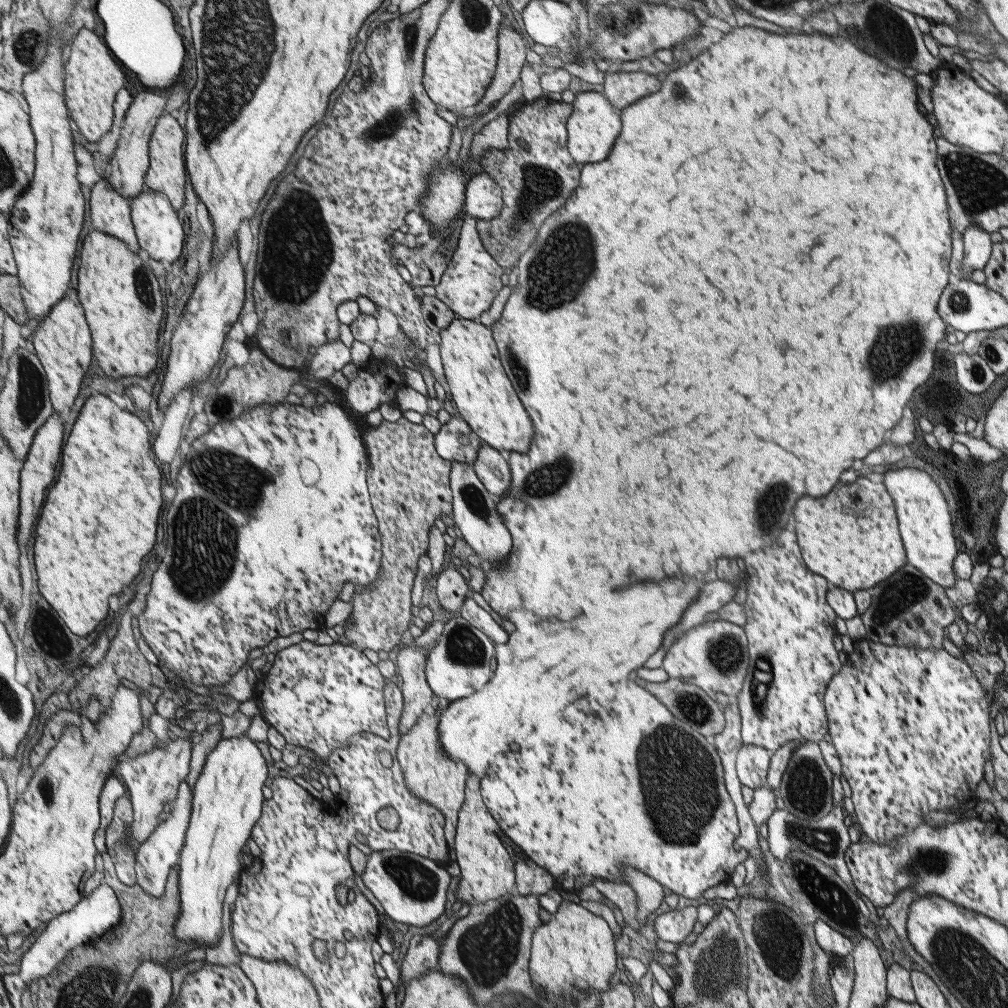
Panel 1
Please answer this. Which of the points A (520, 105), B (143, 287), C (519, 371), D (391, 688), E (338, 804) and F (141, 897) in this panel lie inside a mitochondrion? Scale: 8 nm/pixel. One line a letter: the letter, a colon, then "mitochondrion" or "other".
A: other
B: mitochondrion
C: mitochondrion
D: other
E: other
F: other

